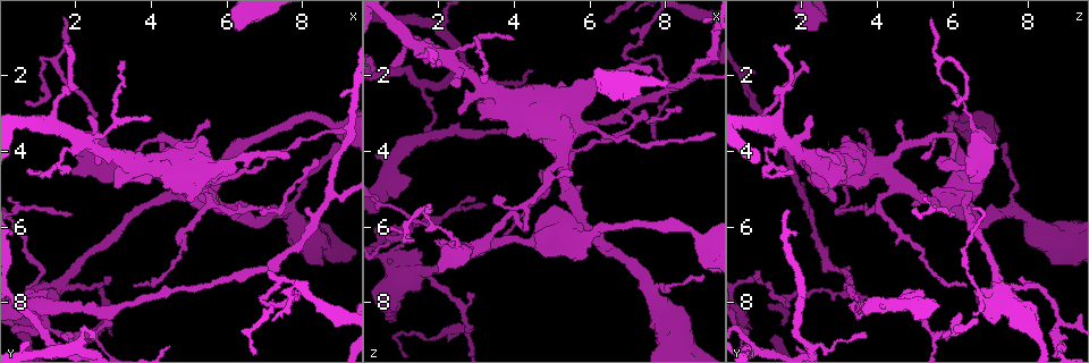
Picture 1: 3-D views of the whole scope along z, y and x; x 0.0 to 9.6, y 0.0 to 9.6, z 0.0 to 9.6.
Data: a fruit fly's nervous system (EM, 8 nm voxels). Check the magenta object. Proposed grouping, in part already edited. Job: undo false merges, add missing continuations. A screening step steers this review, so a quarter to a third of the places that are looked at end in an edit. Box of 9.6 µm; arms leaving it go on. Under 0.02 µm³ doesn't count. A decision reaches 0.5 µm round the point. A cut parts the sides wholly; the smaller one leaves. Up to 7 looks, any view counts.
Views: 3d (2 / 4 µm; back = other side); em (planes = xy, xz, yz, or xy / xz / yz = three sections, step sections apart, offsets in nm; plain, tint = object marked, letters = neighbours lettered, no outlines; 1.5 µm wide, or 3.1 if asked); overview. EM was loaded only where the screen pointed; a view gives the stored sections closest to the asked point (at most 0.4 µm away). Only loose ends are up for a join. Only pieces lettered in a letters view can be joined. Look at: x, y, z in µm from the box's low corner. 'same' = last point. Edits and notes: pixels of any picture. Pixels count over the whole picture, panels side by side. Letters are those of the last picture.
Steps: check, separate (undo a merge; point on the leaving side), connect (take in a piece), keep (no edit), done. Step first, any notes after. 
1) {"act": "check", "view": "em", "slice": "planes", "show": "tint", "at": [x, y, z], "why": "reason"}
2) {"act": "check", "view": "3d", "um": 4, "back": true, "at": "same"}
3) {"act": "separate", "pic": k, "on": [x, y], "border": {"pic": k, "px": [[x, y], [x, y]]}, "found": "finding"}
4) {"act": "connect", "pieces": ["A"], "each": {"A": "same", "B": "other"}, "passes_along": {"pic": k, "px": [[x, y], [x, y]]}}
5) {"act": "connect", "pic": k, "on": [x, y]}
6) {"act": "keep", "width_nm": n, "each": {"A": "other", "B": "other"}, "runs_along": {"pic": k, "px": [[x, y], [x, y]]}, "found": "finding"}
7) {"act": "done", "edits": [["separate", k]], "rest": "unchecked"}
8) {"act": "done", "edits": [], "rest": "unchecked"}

{"act": "check", "view": "em", "slice": "planes", "show": "tint", "at": [1.35, 7.70, 7.20], "why": "arms run side by side"}

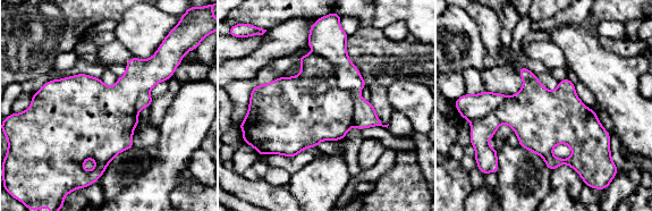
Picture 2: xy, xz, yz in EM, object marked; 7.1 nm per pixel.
{"act": "check", "view": "em", "slice": "planes", "show": "letters", "at": "same"}

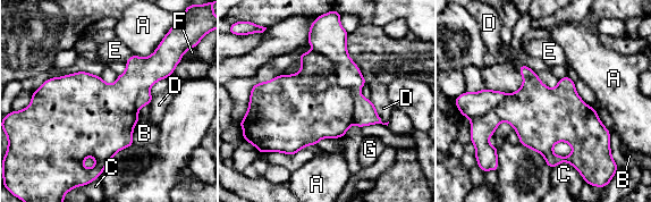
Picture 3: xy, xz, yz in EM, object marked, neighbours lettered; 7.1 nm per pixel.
{"act": "separate", "pic": 3, "on": [310, 104], "each": {"A": "other", "B": "other", "C": "other", "D": "other", "E": "other", "F": "other", "G": "other"}, "border": {"pic": 3, "px": [[313, 49], [354, 95], [354, 123]]}, "found": "a second neuron is stuck on"}

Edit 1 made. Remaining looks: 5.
{"act": "check", "view": "overview"}

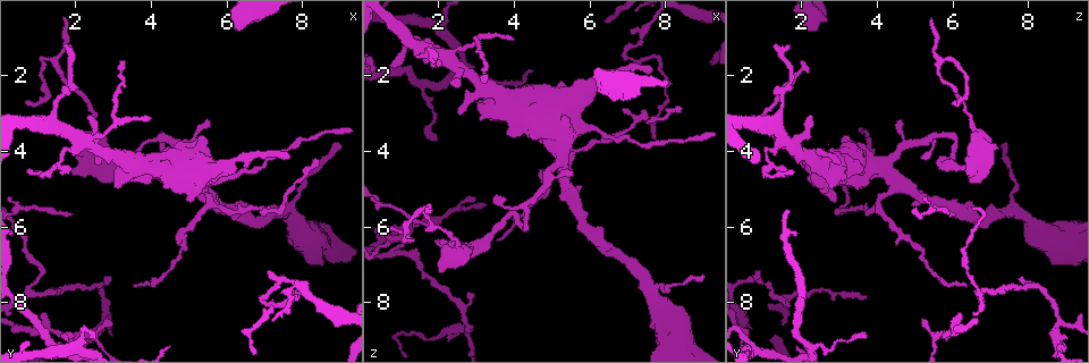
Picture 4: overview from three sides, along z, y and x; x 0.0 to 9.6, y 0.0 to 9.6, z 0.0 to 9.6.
{"act": "check", "view": "3d", "um": 4, "at": [2.80, 8.50, 8.80], "why": "calibre changes"}

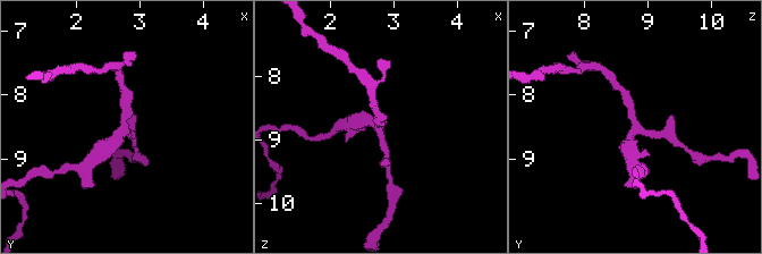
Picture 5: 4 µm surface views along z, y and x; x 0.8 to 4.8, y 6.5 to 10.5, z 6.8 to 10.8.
{"act": "check", "view": "em", "slice": "planes", "show": "plain", "at": [2.75, 8.50, 8.80]}

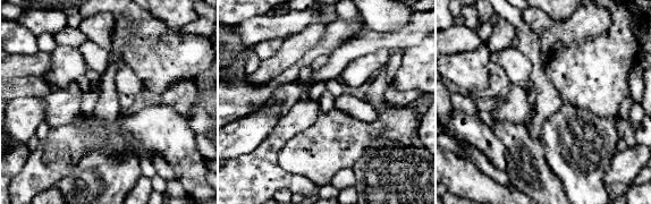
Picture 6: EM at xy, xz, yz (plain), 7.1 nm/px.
{"act": "check", "view": "em", "slice": "planes", "show": "letters", "at": "same", "why": "what lies round it"}

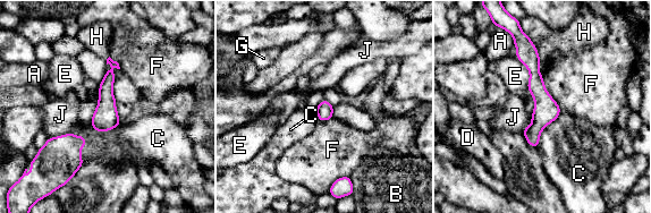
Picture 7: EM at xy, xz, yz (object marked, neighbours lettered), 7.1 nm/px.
{"act": "keep", "each": {"A": "other", "B": "other", "C": "other", "D": "other", "E": "other", "F": "other", "G": "other", "H": "other", "J": "other"}, "arms": 3, "found": "one neuron here"}

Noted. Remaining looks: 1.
{"act": "done", "edits": [["separate", 3]], "rest": "unchecked"}

